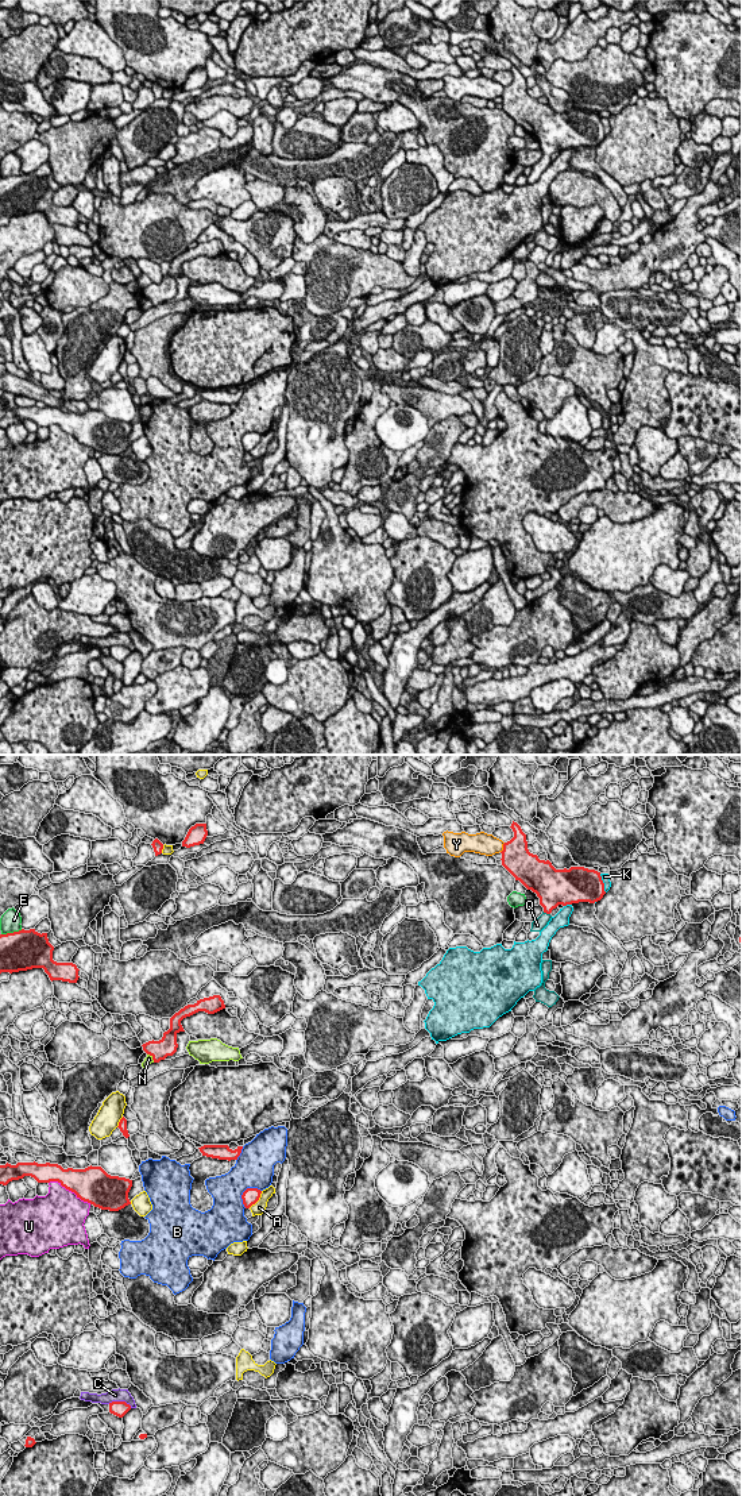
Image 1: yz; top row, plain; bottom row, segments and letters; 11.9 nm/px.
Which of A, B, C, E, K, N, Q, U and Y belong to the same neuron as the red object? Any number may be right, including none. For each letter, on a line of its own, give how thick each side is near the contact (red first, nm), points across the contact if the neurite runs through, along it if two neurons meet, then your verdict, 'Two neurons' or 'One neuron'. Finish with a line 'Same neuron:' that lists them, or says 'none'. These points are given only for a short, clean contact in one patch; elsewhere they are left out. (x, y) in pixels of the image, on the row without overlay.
A: Thickness 200 nm (red) against 160 nm. Two neurons
B: Thickness 200 nm (red) against 380 nm. Two neurons
C: Thickness 190 nm (red) against 160 nm. Two neurons
E: Thickness 480 nm (red) against 240 nm. Two neurons
K: Thickness 400 nm (red) against 100 nm. Two neurons
N: Thickness 220 nm (red) against 90 nm. Two neurons
Q: Thickness 320 nm (red) against 140 nm. Path across: yz (552, 137), (547, 157), (537, 169). One neuron
U: Thickness 420 nm (red) against 460 nm. Two neurons
Y: Thickness 360 nm (red) against 260 nm. Two neurons
Same neuron: Q

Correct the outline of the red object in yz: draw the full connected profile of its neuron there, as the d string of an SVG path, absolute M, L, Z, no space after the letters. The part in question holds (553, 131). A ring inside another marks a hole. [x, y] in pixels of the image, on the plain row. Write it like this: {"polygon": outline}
{"polygon": "M513 65L514 81L503 88L502 109L540 142L542 158L532 166L530 176L541 176L559 149L595 147L606 138L600 116L584 111L556 113L549 104L540 104L527 93L526 78Z"}

